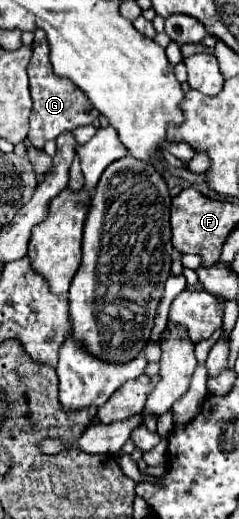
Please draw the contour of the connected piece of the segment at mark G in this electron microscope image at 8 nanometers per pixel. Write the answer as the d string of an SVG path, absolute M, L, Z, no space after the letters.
M35 30L35 42L31 48L33 48L33 58L27 66L27 74L29 74L29 90L33 98L33 112L31 112L31 130L27 138L35 148L41 150L47 140L55 140L61 132L91 124L99 116L99 112L87 102L85 94L69 78L61 78L53 74L49 62L49 42L43 30Z

